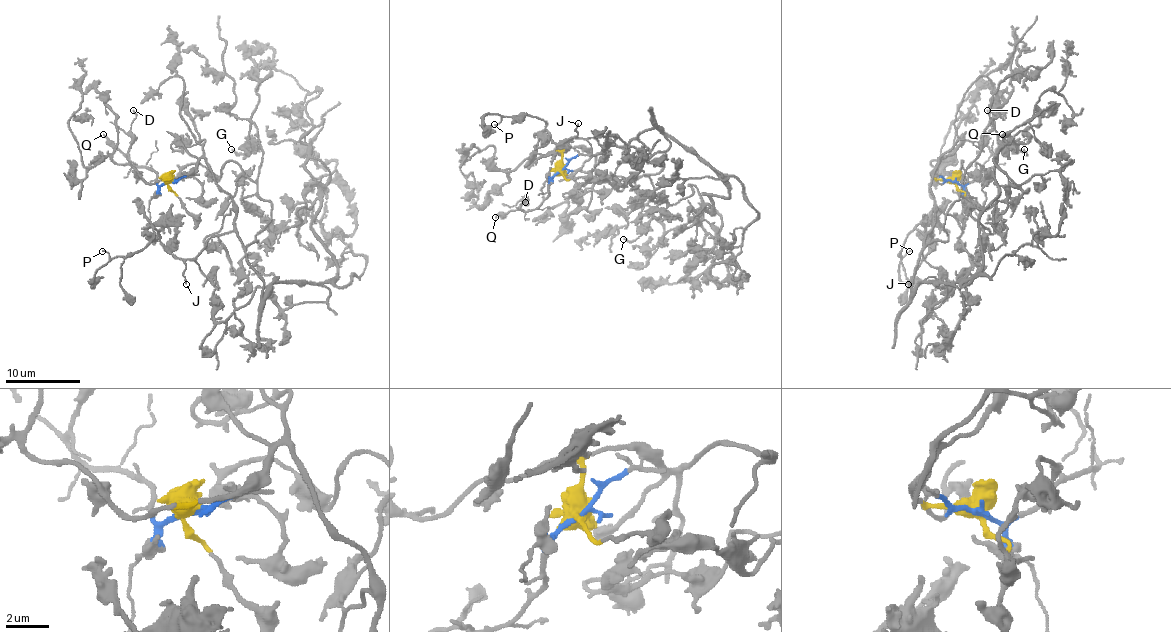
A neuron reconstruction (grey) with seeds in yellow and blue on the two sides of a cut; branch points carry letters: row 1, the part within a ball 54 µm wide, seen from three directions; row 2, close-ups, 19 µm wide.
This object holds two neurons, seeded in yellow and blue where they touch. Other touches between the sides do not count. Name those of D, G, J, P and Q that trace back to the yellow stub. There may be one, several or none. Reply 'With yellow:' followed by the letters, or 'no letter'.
With yellow: G, J, P

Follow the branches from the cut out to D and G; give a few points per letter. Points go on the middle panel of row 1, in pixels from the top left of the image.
D: (563, 169), (550, 181), (549, 195), (537, 207), (521, 209), (523, 199), (523, 203), (528, 205), (524, 201)
G: (563, 169), (569, 147), (593, 155), (632, 140), (664, 164), (649, 175), (642, 233), (623, 238)

